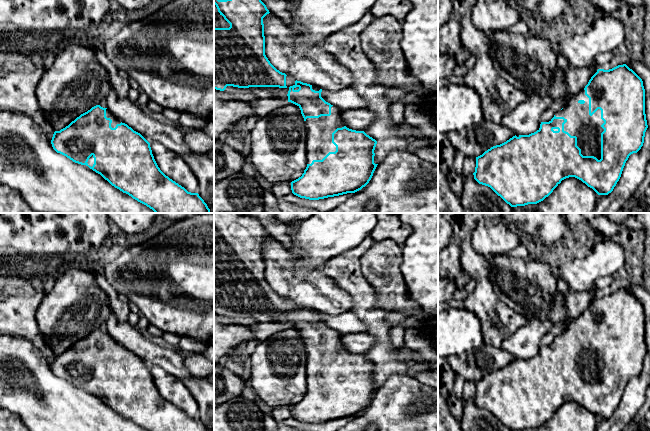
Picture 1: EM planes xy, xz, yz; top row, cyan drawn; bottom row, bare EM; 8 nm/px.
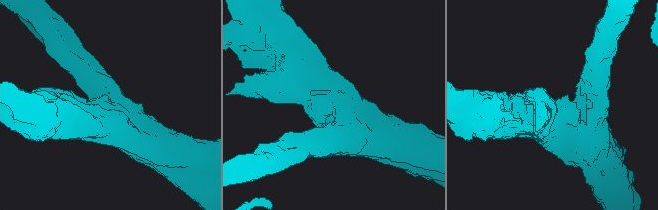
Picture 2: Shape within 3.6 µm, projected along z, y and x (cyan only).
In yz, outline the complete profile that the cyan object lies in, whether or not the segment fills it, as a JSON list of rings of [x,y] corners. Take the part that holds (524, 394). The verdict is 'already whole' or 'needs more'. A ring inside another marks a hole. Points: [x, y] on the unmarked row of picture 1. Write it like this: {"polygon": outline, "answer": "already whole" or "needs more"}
{"polygon": [[[626,288],[618,289],[612,293],[598,293],[591,301],[588,308],[580,317],[575,319],[566,329],[559,335],[555,336],[554,341],[549,346],[541,346],[540,352],[529,359],[515,359],[506,366],[496,369],[485,375],[482,379],[476,381],[476,391],[473,397],[474,403],[482,409],[490,411],[498,420],[500,420],[511,431],[525,430],[528,428],[537,428],[548,421],[553,414],[561,407],[562,404],[575,401],[592,412],[598,419],[608,419],[611,417],[619,405],[623,392],[629,380],[637,377],[644,367],[645,356],[648,352],[645,338],[645,313],[642,303]]], "answer": "needs more"}

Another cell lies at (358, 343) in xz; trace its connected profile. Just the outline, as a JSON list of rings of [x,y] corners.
[[[356,332],[341,334],[341,346],[349,353],[364,355],[379,341],[368,332]]]

